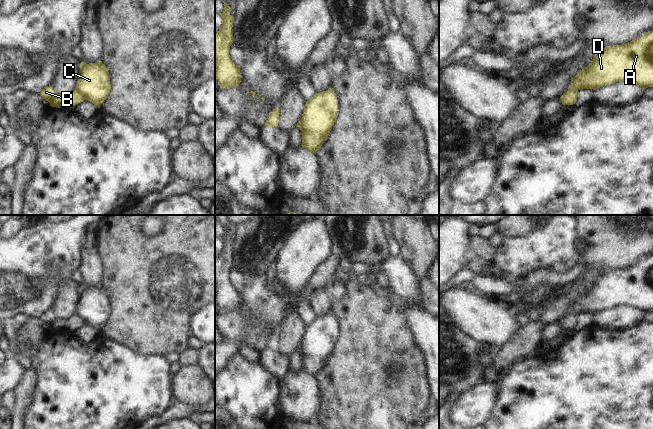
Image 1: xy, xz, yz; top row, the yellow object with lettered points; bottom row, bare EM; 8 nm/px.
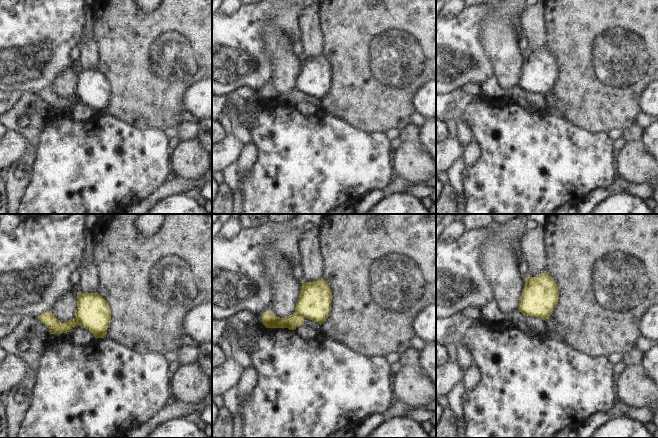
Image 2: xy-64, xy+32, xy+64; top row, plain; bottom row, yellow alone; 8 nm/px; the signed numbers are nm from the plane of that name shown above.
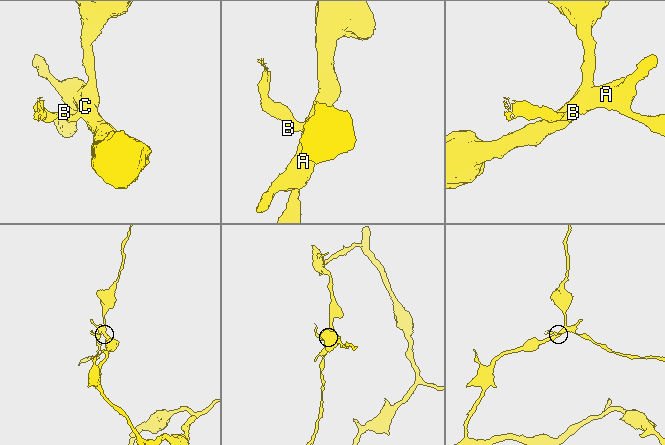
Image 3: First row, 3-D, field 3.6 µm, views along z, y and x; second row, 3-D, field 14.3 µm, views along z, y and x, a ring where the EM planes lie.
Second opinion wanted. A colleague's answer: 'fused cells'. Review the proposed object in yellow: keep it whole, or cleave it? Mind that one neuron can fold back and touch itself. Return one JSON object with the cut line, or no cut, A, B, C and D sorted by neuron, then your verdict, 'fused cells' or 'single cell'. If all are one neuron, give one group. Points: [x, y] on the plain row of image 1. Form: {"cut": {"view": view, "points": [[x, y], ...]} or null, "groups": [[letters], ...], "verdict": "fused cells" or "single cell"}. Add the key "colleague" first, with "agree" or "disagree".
{"colleague": "agree", "cut": {"view": "xy", "points": [[76, 313], [85, 323]]}, "groups": [["A", "C", "D"], ["B"]], "verdict": "fused cells"}

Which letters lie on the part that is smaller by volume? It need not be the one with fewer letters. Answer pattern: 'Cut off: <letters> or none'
Cut off: B

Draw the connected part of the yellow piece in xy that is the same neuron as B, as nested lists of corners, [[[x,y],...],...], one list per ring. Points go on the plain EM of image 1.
[[[50,310],[44,311],[39,318],[50,327],[50,330],[56,332],[70,331],[74,333],[77,328],[85,324],[84,320],[77,314],[67,320],[62,320],[57,318]]]

